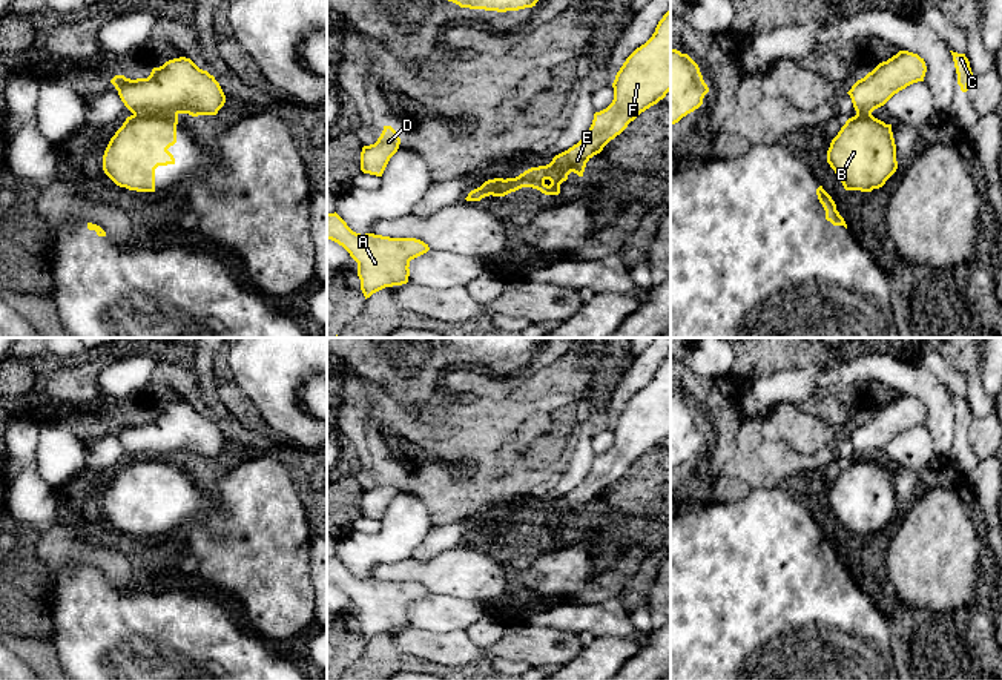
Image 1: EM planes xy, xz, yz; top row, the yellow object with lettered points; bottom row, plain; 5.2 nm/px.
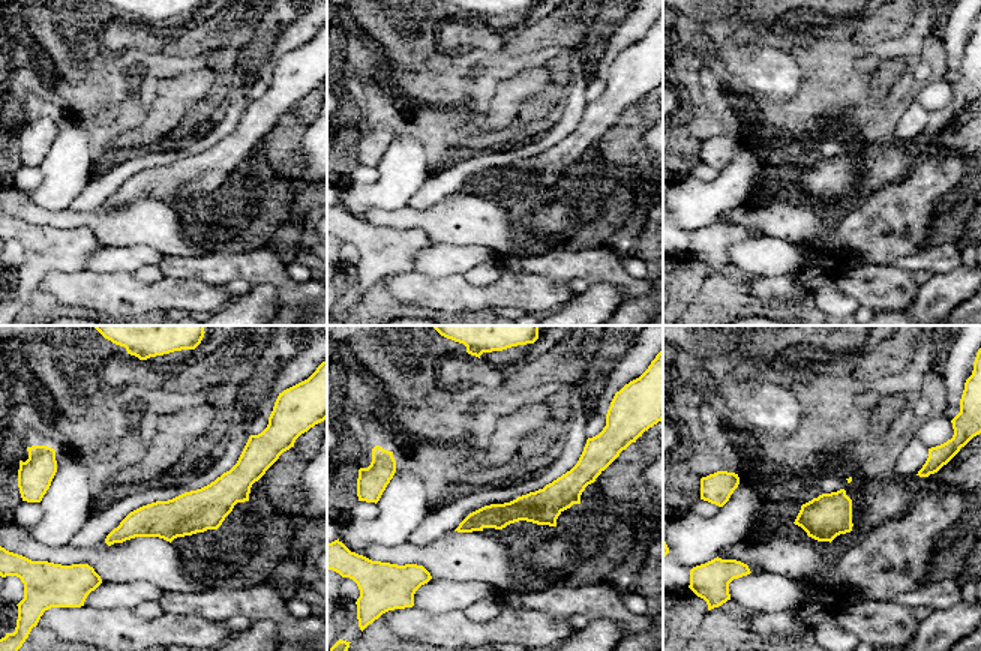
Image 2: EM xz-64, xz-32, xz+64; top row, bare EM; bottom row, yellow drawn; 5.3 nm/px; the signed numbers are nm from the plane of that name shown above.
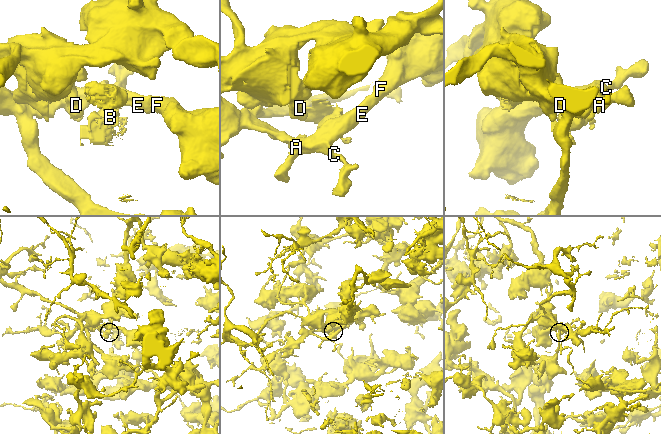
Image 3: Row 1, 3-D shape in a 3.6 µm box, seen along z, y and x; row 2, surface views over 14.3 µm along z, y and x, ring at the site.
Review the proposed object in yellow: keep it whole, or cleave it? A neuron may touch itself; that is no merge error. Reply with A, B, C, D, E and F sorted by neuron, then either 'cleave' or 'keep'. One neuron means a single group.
A C D E F / B; cleave

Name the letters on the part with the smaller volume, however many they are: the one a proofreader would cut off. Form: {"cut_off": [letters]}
{"cut_off": ["B"]}

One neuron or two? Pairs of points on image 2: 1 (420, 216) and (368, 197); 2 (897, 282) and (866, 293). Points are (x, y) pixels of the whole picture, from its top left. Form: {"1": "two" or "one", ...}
{"1": "two", "2": "one"}

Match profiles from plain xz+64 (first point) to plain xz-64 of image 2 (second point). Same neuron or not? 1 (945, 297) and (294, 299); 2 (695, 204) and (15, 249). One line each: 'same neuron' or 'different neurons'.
1: different neurons
2: different neurons

